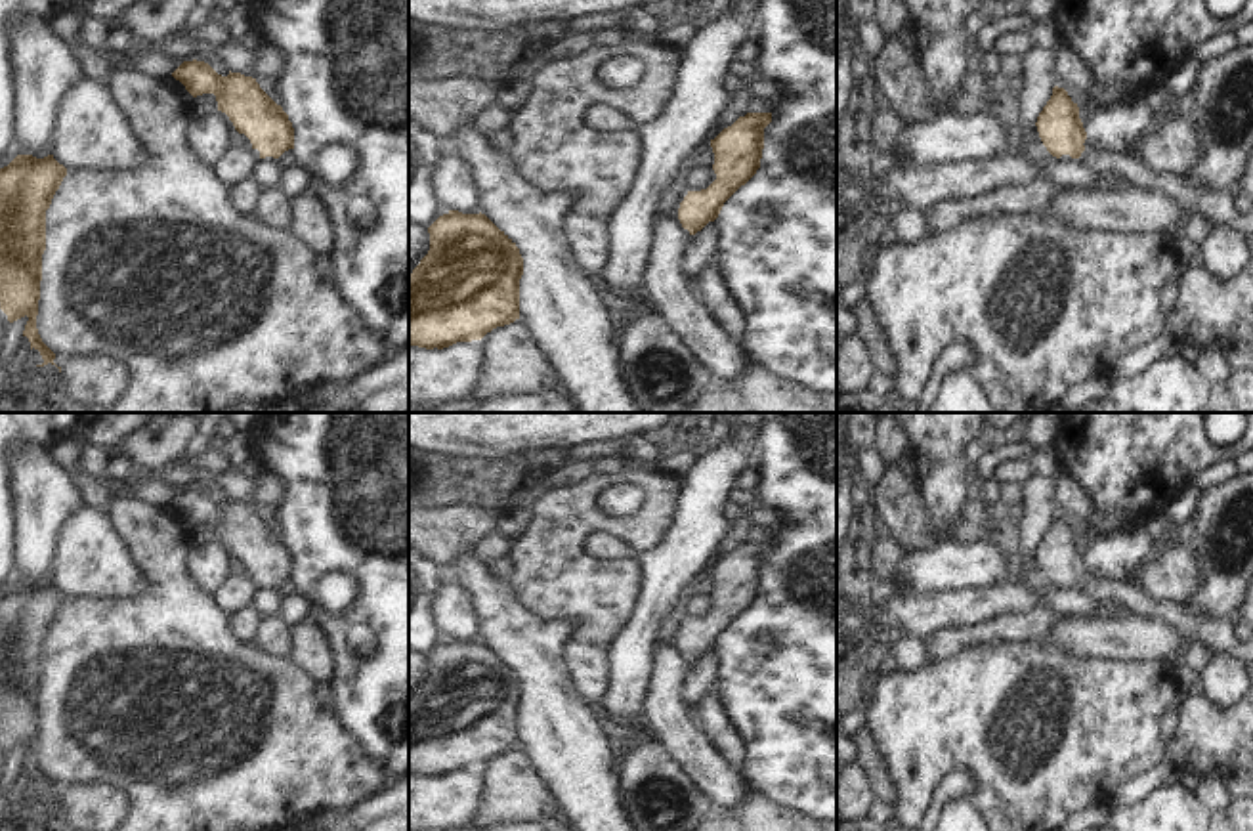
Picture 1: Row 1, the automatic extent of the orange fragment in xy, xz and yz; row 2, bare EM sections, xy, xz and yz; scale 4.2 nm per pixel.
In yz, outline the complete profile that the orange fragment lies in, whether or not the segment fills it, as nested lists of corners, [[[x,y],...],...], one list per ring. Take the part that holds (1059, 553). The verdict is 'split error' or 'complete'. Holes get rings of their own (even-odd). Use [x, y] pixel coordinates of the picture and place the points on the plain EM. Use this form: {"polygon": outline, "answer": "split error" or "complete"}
{"polygon": [[[1052,516],[1052,523],[1039,541],[1033,560],[1056,586],[1081,586],[1096,600],[1112,598],[1119,604],[1127,604],[1136,615],[1165,619],[1188,640],[1201,640],[1209,648],[1232,653],[1242,661],[1253,657],[1253,638],[1240,640],[1236,636],[1236,619],[1201,619],[1192,615],[1177,600],[1157,600],[1146,594],[1142,586],[1129,579],[1115,581],[1089,573],[1087,560],[1079,546],[1079,535],[1064,516]]], "answer": "split error"}

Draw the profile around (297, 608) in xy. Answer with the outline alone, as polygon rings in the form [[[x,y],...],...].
[[[298,592],[285,600],[281,615],[287,617],[292,627],[306,619],[313,619],[313,600]]]

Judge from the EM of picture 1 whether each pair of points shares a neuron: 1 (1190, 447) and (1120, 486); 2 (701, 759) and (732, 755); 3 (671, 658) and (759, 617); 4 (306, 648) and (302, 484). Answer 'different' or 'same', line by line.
1: same
2: different
3: different
4: different

